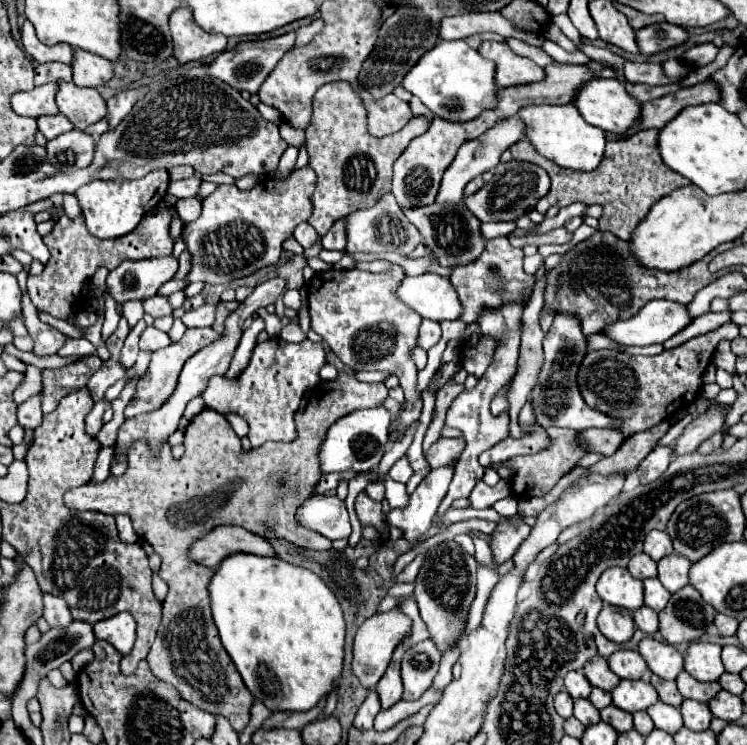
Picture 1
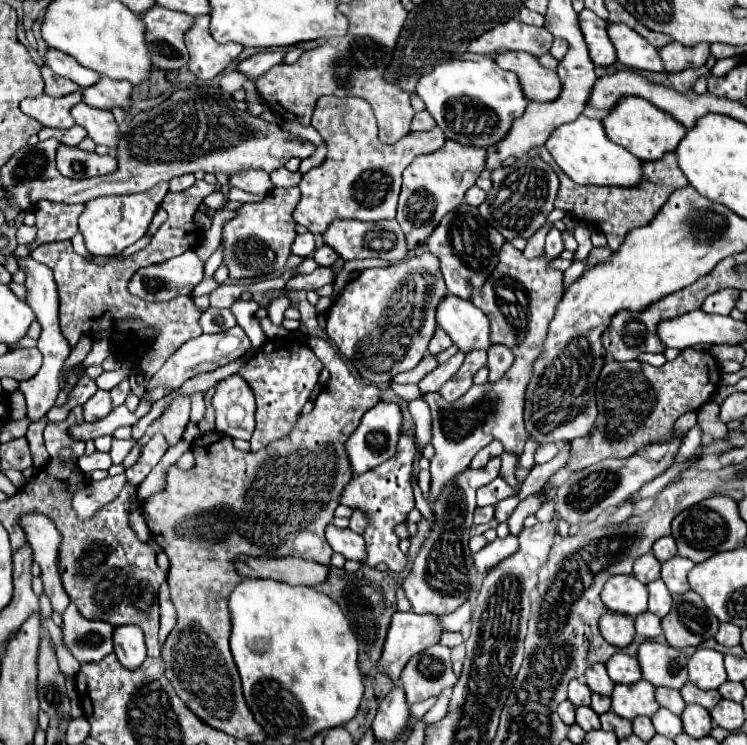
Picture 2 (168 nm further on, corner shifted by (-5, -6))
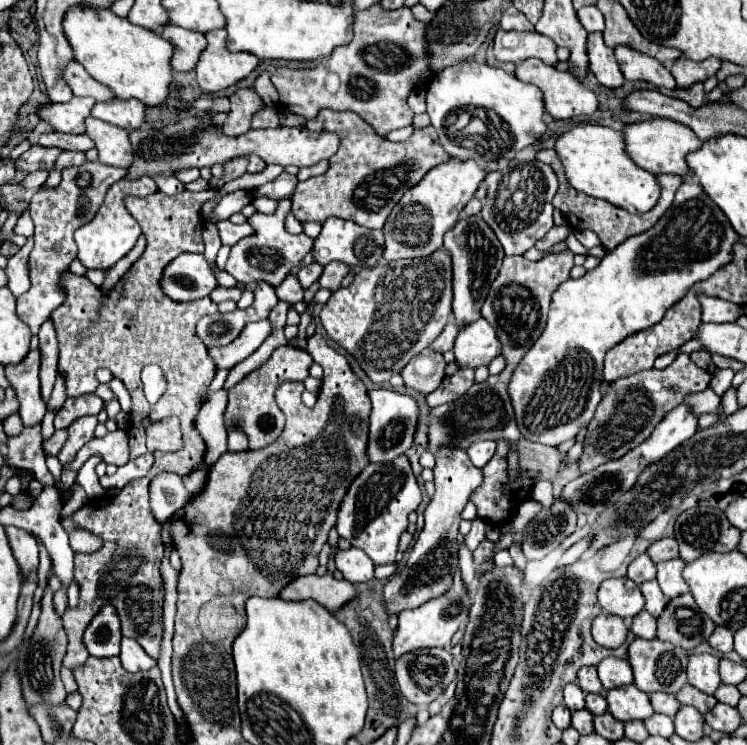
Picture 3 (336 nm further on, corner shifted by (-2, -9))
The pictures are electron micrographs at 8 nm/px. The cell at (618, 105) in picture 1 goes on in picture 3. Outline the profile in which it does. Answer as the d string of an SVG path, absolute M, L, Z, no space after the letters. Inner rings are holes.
M651 119L625 125L623 135L627 143L627 153L641 169L647 169L653 175L679 175L681 179L687 179L691 175L691 169L685 161L687 153L697 151L703 145L703 141L689 127L669 119Z

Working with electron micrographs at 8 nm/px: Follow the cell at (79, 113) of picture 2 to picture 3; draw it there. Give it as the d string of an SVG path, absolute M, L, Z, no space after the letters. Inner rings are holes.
M89 117L87 123L87 135L93 139L99 161L111 167L131 167L133 163L133 145L129 141L129 133L125 129L117 129L115 125L109 125L105 121L97 121L95 117Z

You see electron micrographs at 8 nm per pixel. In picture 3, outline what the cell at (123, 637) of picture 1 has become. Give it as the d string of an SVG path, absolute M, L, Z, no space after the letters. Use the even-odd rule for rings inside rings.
M123 637L121 641L121 663L123 667L129 671L129 673L139 673L139 671L147 671L147 669L153 669L157 665L157 661L153 657L149 657L141 645L133 639L127 639Z

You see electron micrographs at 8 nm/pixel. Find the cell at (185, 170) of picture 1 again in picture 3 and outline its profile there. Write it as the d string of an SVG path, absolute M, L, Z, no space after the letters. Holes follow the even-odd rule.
M157 175L155 177L155 183L157 183L159 191L163 191L167 195L175 195L175 193L181 193L185 189L185 185L179 179L175 179L173 175L165 175L165 177L163 175Z

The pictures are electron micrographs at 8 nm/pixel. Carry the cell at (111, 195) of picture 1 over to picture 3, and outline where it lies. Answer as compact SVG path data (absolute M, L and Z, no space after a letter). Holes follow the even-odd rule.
M139 177L139 179L121 179L117 183L113 183L107 191L107 197L97 213L97 217L93 217L93 221L89 225L83 225L81 229L77 229L75 233L75 243L79 247L77 251L77 259L87 267L87 269L111 269L121 257L125 257L137 243L141 229L137 225L137 221L131 217L131 213L125 209L123 205L123 197L127 195L149 195L157 191L157 185L151 177Z

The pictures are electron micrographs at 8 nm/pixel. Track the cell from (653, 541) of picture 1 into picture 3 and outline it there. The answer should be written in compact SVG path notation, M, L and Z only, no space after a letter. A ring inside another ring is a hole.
M673 537L669 539L659 539L655 543L651 543L651 547L647 549L647 555L659 563L659 561L665 561L665 559L677 559L679 557L679 547L677 547L677 541Z

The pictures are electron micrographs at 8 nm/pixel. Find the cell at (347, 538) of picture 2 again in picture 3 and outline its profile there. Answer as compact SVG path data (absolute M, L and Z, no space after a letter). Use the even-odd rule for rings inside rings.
M347 549L347 551L337 551L335 555L335 565L343 573L343 579L351 583L365 583L373 579L373 561L361 549Z

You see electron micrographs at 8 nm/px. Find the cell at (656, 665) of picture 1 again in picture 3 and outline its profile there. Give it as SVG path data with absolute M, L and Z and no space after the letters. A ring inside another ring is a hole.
M635 639L629 645L629 653L627 653L627 661L633 667L633 677L635 677L635 685L645 691L645 693L655 693L655 691L665 691L665 693L677 693L685 683L687 683L687 657L689 653L681 647L675 647L667 641L659 641L659 639Z

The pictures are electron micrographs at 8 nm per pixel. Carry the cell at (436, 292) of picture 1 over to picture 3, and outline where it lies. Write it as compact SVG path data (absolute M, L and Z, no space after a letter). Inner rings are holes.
M479 319L473 325L459 329L453 353L459 367L477 369L481 365L489 365L501 355L501 343L493 327L485 319Z

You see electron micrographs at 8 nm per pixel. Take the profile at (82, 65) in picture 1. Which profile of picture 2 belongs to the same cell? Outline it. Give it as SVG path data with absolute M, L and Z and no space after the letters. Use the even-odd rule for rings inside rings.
M100 76L100 80L88 88L82 88L82 100L88 106L112 110L114 106L122 106L130 110L130 90L132 84L128 80L112 80L108 76Z

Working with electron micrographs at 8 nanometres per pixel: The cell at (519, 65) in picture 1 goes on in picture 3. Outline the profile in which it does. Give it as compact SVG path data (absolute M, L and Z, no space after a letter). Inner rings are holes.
M529 59L529 61L519 63L517 69L515 69L515 77L525 81L525 83L533 83L543 91L545 109L553 119L575 119L575 117L581 117L581 115L593 115L597 111L597 107L599 107L597 95L589 87L585 87L585 83L581 79L573 77L571 73L557 71L555 67L545 65L543 61Z

